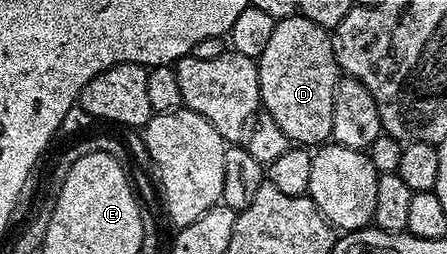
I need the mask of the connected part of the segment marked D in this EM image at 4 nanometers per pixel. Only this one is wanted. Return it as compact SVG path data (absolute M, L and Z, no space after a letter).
M289 16L275 23L264 54L256 59L261 107L276 118L276 126L280 126L295 145L321 146L327 143L333 130L334 96L340 79L331 33L307 16Z

